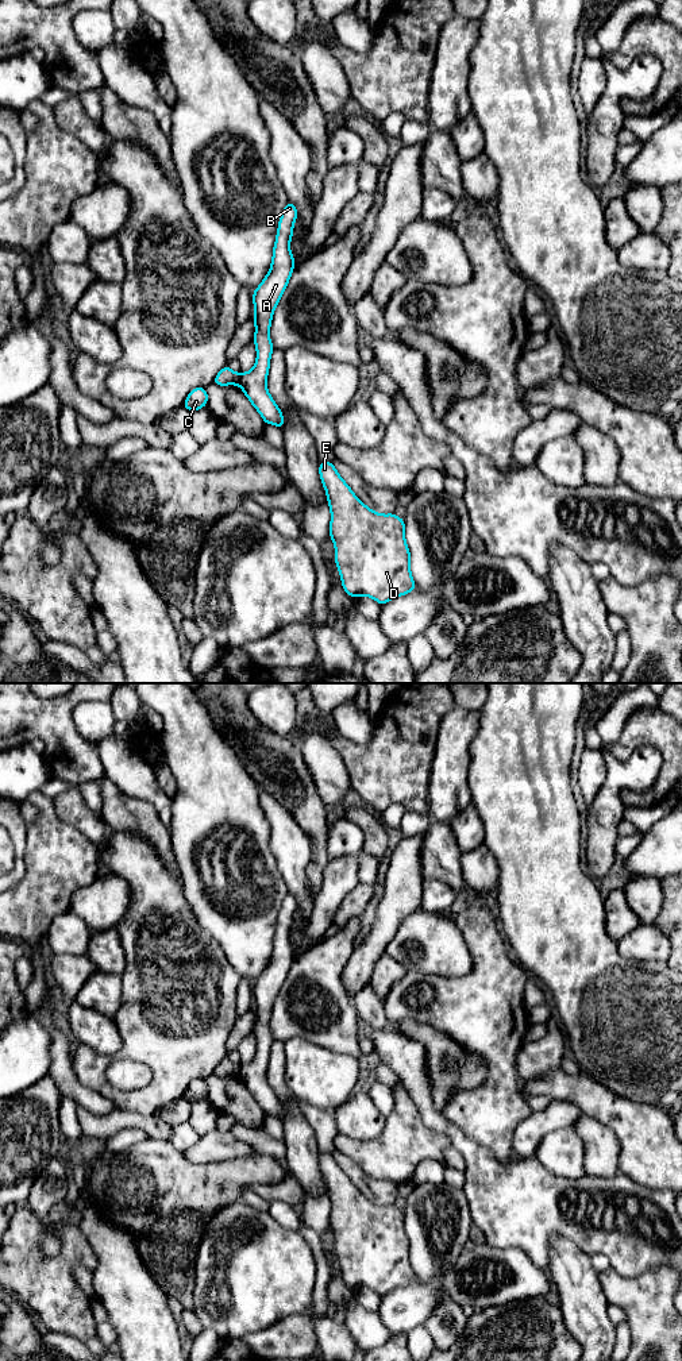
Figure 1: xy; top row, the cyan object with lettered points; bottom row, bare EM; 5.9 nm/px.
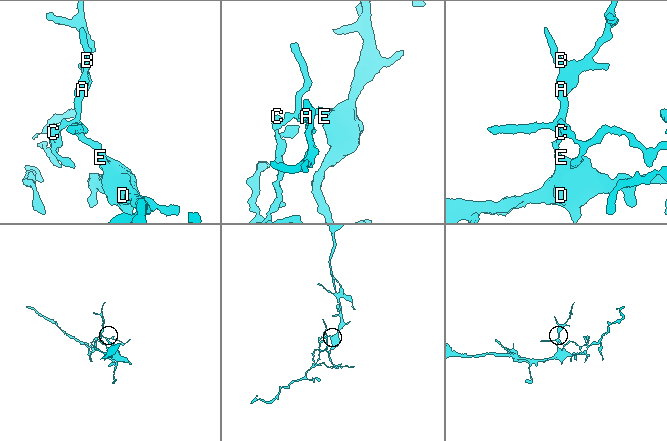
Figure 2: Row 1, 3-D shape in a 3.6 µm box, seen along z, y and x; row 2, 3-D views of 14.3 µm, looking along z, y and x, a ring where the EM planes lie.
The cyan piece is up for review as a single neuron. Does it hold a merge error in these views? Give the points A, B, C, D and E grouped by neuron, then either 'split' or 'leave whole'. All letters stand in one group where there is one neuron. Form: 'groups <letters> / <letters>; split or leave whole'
groups A B D E / C; split

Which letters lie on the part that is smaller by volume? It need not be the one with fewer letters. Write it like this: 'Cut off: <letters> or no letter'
Cut off: C

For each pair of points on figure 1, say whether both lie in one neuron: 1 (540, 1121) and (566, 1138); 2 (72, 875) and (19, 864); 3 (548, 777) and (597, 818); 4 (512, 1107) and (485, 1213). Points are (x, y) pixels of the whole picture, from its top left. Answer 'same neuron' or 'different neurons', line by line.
1: different neurons
2: different neurons
3: different neurons
4: different neurons

